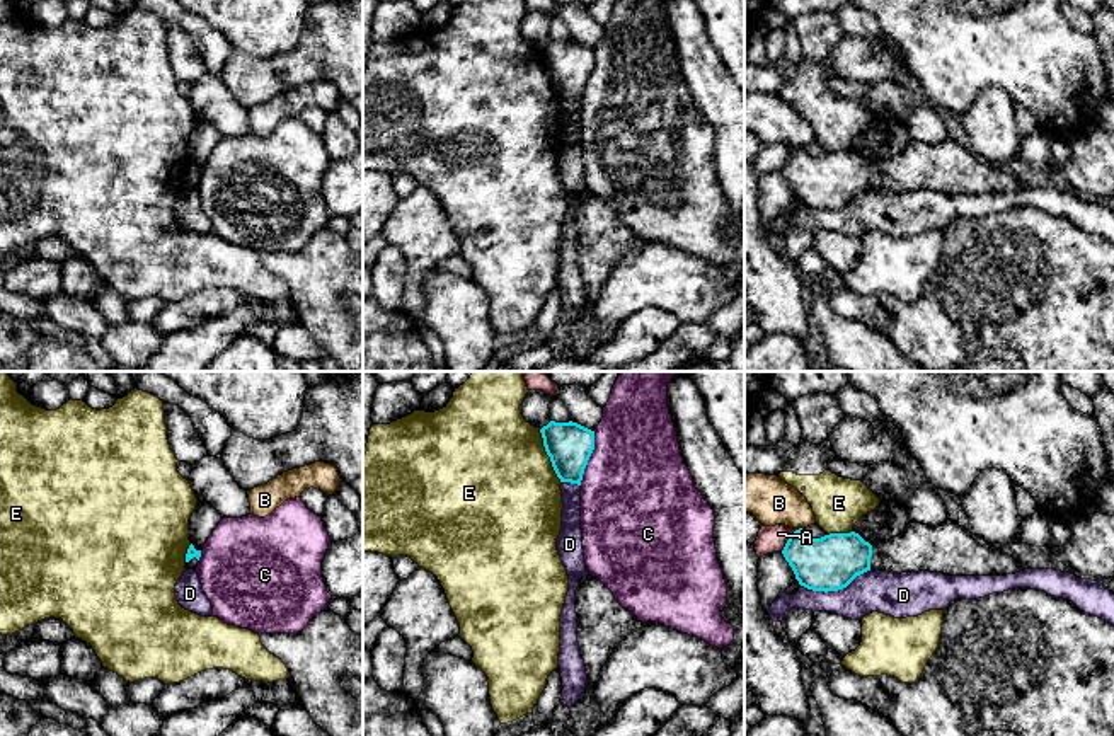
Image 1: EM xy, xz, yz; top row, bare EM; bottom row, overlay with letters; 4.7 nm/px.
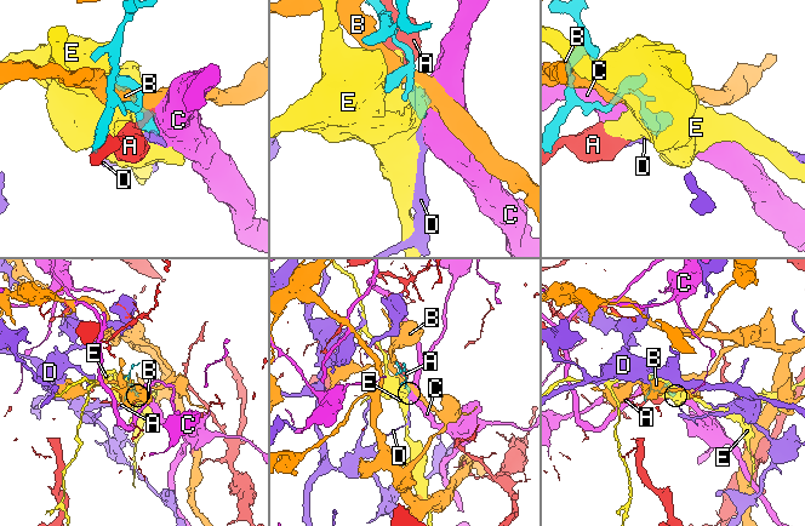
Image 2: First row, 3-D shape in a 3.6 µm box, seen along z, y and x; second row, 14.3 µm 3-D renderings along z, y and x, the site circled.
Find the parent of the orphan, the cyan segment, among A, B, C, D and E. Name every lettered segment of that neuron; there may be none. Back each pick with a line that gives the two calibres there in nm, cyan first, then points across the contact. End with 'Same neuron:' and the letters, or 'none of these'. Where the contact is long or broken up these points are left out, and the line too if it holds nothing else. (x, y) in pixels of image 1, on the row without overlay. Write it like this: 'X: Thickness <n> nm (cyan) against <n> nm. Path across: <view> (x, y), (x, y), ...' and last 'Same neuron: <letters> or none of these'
Same neuron: none of these

